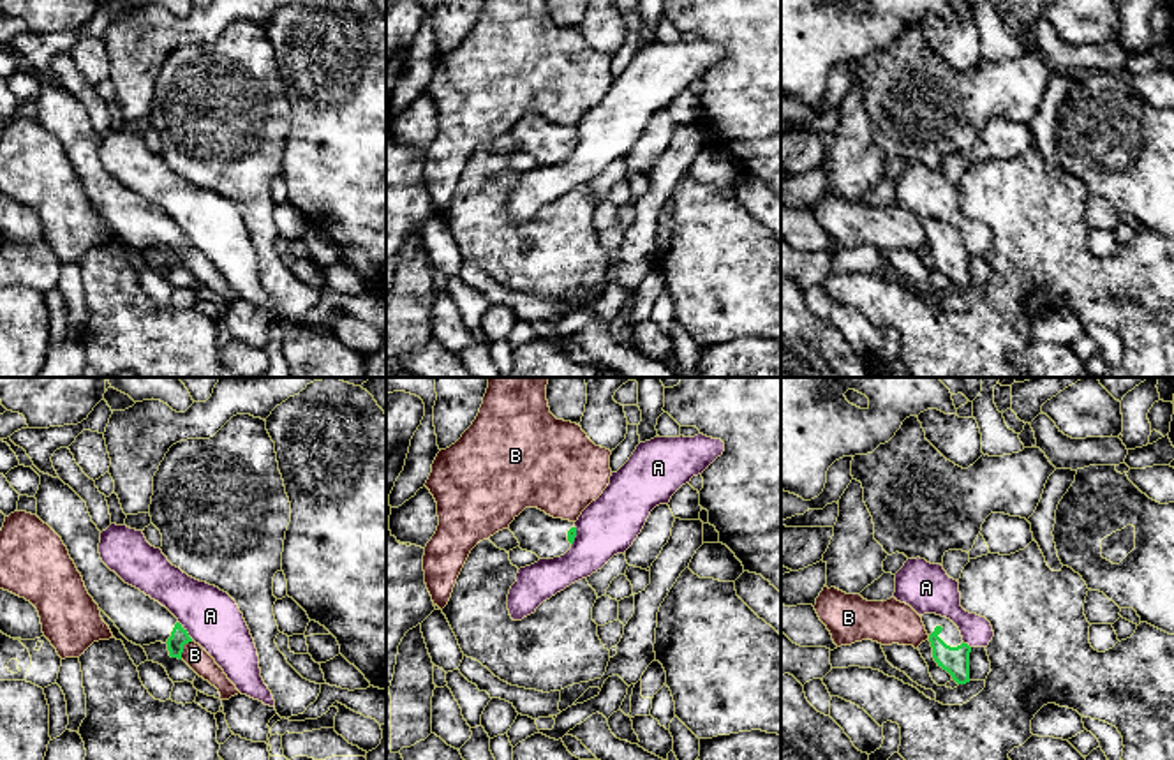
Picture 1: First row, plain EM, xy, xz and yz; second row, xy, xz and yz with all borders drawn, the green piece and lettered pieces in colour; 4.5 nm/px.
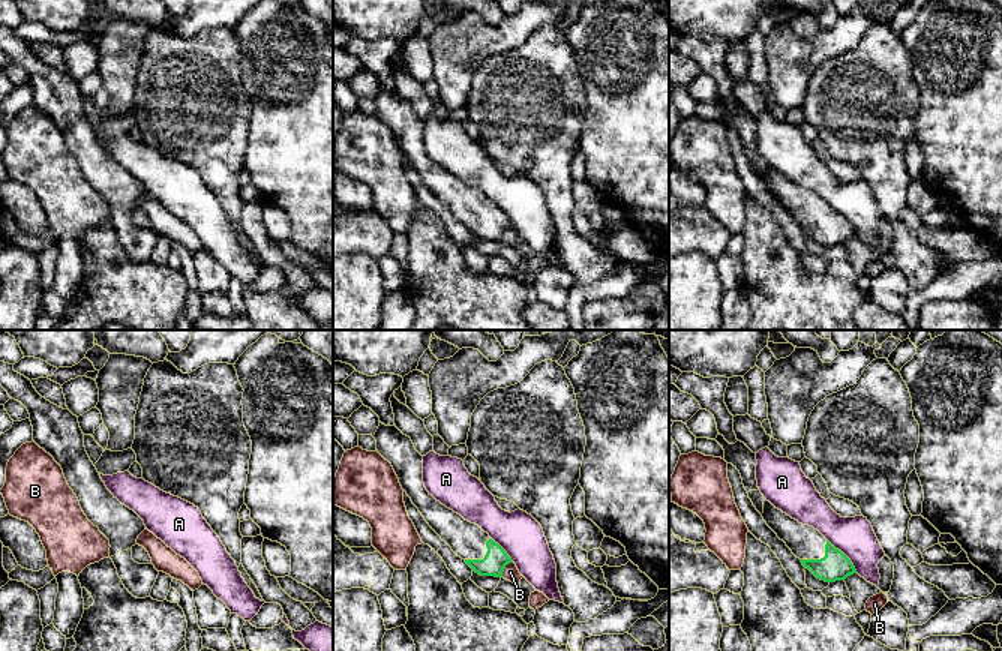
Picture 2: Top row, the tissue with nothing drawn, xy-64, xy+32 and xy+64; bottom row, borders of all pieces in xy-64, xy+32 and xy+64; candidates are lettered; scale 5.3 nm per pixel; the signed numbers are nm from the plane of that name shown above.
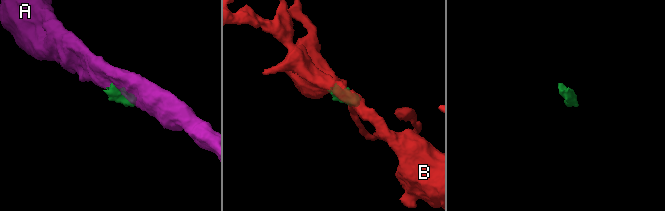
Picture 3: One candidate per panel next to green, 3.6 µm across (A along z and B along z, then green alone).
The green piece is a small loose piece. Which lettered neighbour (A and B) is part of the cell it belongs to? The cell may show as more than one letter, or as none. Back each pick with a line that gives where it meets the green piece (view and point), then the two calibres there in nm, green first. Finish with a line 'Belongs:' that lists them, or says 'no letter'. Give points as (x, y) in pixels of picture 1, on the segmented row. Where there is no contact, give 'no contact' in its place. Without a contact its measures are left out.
Belongs: no letter

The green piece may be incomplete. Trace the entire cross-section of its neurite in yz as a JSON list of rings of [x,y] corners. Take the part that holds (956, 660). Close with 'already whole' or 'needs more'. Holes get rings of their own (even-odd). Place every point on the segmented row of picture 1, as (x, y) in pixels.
[[[924,614],[920,617],[938,667],[947,670],[957,684],[970,682],[971,647],[962,642],[959,628],[950,619],[936,614]]]; needs more

